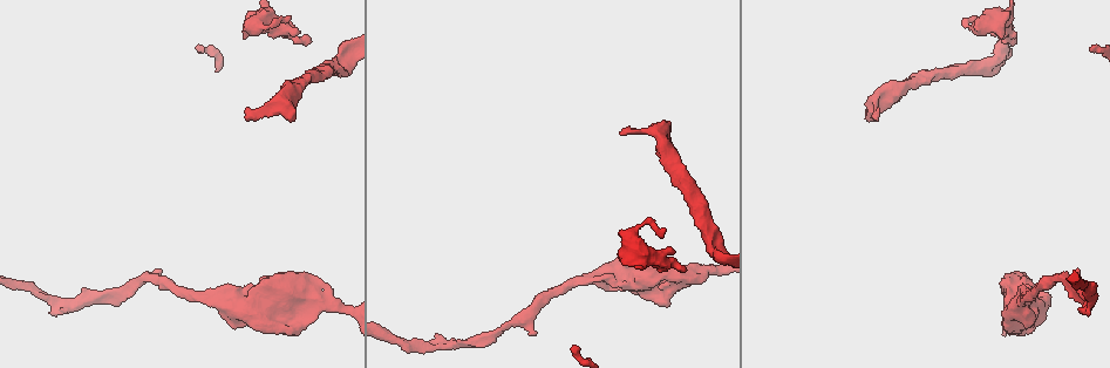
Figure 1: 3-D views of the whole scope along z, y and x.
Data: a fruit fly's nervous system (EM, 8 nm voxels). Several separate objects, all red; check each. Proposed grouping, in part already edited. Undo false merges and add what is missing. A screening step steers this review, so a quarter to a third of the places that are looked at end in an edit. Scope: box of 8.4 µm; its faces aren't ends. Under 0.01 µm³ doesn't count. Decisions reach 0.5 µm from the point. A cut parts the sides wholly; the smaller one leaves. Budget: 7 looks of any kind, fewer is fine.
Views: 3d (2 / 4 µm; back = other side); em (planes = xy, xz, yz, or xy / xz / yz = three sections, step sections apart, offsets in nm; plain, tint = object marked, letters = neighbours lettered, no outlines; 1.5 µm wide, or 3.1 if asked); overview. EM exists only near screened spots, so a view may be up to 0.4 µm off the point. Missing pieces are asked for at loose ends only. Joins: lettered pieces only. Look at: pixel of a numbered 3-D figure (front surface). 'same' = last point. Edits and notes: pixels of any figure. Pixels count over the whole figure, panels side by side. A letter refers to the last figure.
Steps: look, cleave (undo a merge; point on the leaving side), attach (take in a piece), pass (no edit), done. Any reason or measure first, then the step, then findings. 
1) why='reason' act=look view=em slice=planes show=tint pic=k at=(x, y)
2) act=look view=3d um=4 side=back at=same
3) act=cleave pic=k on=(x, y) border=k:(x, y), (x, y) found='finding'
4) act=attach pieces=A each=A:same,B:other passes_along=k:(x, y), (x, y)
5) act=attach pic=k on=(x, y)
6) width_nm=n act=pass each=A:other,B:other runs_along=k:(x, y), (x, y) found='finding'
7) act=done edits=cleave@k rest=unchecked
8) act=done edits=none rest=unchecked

why='branch stops here' act=look view=em slice=planes show=letters pic=1 at=(1079, 270)

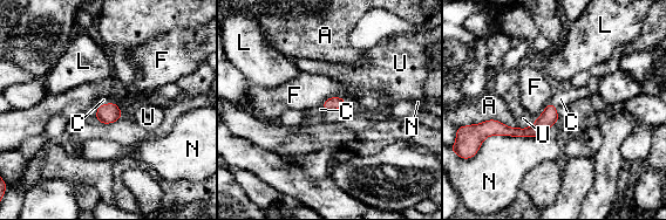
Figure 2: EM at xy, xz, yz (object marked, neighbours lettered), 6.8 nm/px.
longest_contact=N:460nm act=attach pieces=C each=A:other,C:same,F:other,L:other,N:other,U:other passes_along=2:(106, 114), (107, 103), (103, 100) found='the cell continues'

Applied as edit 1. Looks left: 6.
why='free end' act=look view=em slice=xy step=8 show=letters pic=1 at=(1015, 41)

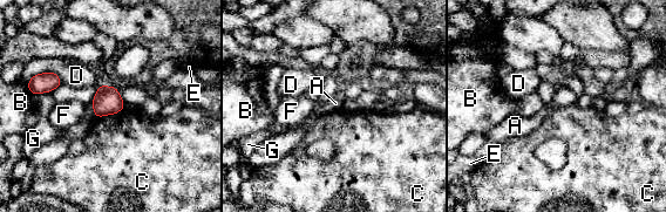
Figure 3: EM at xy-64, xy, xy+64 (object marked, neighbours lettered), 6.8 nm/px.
why='another direction' act=look view=em slice=planes show=letters at=same

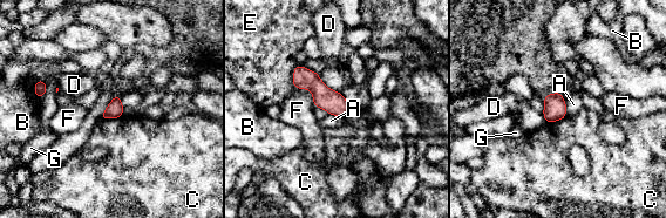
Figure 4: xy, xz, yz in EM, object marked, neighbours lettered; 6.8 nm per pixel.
longest_contact=D:190nm act=pass each=A:other,B:other,C:other,D:other,E:other,F:other,G:other found='no lettered piece goes on from it'

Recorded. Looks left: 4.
why='thin end' act=look view=3d um=4 pic=1 at=(878, 110)

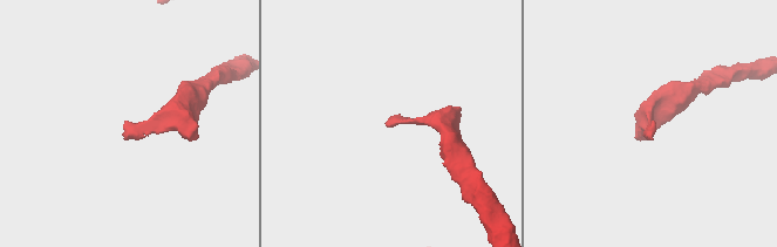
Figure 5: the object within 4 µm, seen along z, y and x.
act=look view=em slice=planes show=tint pic=5 at=(387, 126)

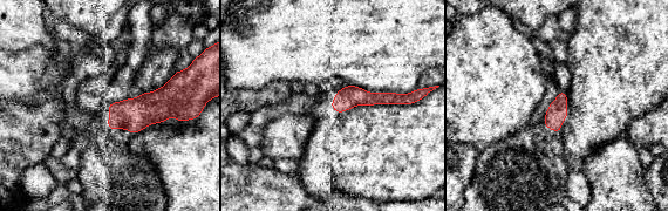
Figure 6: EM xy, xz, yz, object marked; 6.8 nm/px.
act=look view=em slice=planes show=letters at=same

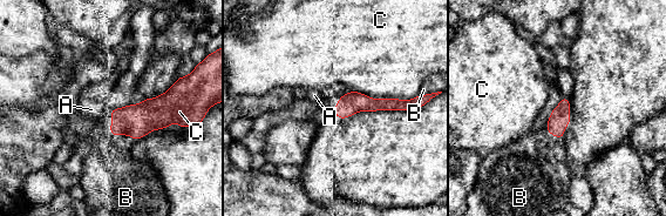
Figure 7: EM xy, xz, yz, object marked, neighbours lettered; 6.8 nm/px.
width_nm=140 act=attach pieces=B each=A:other,B:same,C:other found='it goes on there'

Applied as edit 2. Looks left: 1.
act=done edits=attach@2,attach@7 rest=unchecked

